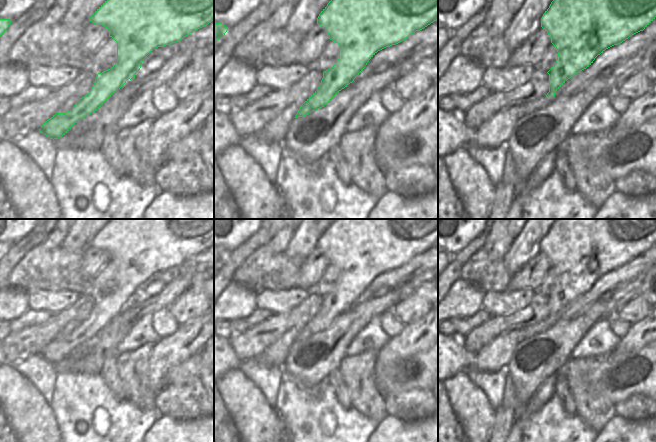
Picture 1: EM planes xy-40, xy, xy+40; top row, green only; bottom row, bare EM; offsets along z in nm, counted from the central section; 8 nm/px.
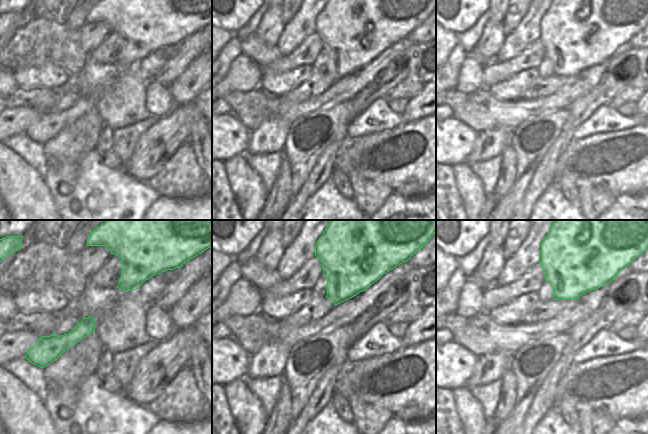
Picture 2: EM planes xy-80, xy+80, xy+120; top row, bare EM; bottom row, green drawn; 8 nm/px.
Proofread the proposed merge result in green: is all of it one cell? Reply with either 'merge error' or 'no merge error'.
no merge error

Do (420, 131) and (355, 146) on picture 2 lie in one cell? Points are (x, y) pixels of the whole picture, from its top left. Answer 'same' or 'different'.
same

